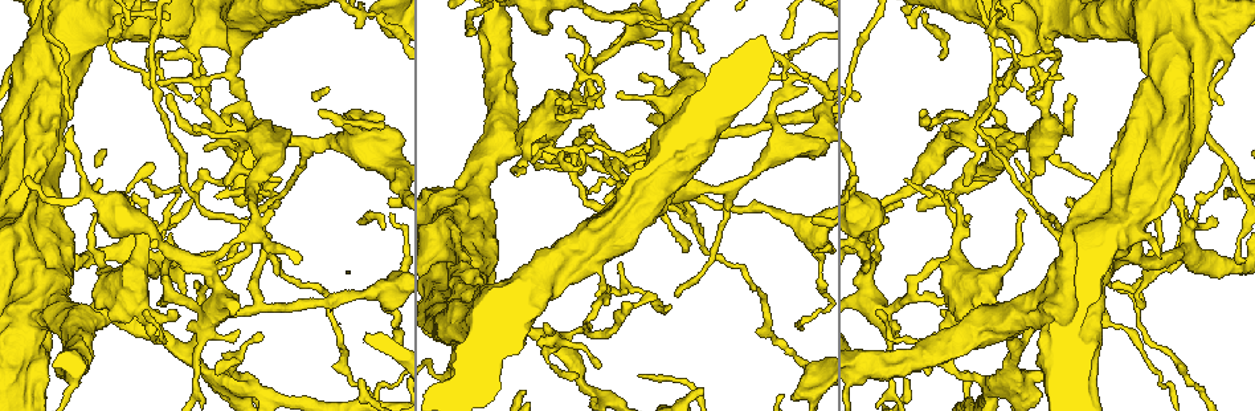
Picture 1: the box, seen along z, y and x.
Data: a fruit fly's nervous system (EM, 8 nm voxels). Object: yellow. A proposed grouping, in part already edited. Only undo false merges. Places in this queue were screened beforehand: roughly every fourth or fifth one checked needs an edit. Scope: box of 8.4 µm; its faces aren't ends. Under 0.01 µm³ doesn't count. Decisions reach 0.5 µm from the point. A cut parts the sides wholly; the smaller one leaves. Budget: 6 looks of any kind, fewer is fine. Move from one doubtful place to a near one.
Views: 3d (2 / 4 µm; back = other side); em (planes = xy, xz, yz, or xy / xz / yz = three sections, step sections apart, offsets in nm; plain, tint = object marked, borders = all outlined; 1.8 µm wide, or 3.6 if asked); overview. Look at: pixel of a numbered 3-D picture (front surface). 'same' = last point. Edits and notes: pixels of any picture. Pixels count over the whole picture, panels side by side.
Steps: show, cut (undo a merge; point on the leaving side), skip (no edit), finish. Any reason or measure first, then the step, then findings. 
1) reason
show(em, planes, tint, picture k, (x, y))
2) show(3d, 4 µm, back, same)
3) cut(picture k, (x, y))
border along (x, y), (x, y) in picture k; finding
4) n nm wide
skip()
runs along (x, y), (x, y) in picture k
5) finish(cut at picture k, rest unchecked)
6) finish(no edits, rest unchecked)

thick turns thin
show(3d, 4 µm, picture 1, (518, 144))

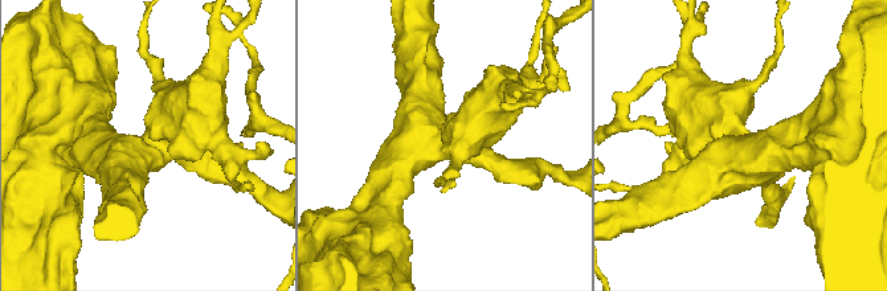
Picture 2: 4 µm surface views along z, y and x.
show(em, 3.6 µm, xz, step 16, borders, picture 2, (147, 146))

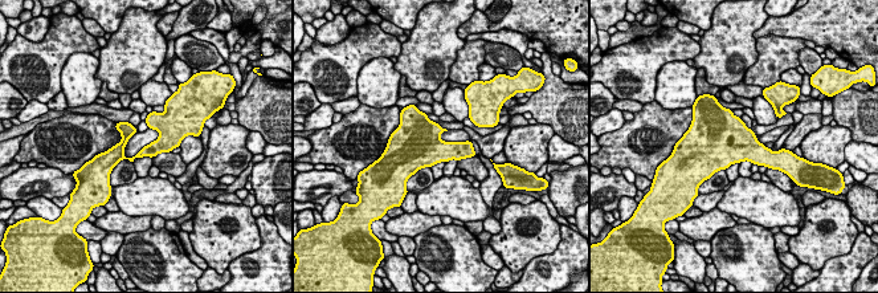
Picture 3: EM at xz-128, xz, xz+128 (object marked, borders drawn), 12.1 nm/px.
skip()
runs along (166, 116), (151, 150), (113, 162) in picture 3; continuous, no second neuron

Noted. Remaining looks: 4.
sudden change in width
show(em, xz, step 4, tint, picture 1, (1201, 133))

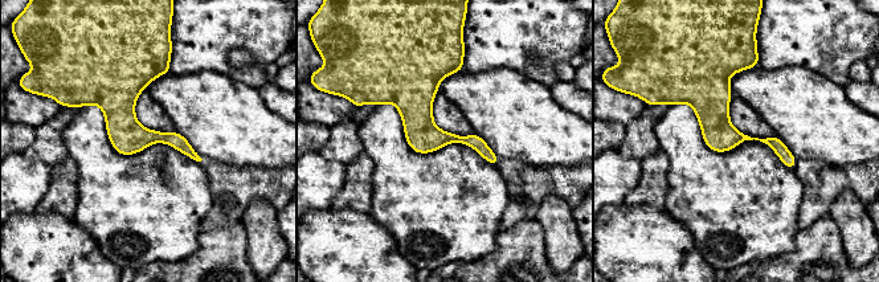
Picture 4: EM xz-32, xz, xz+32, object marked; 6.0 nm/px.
skip()
one neuron here

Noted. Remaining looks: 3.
abrupt turn
show(3d, 4 µm, picture 1, (127, 18))

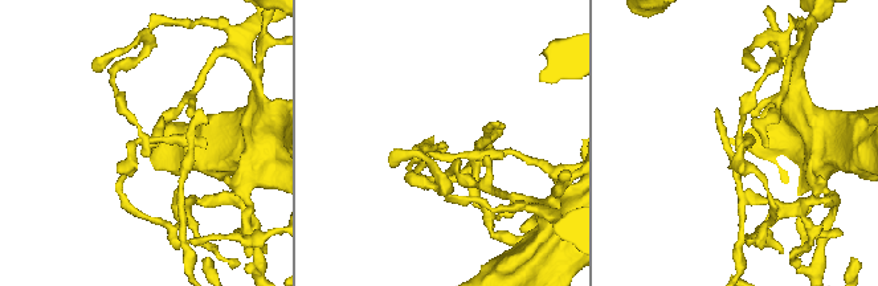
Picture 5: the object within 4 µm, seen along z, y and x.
need the tissue
show(em, yz, step 8, tint, picture 5, (144, 145))

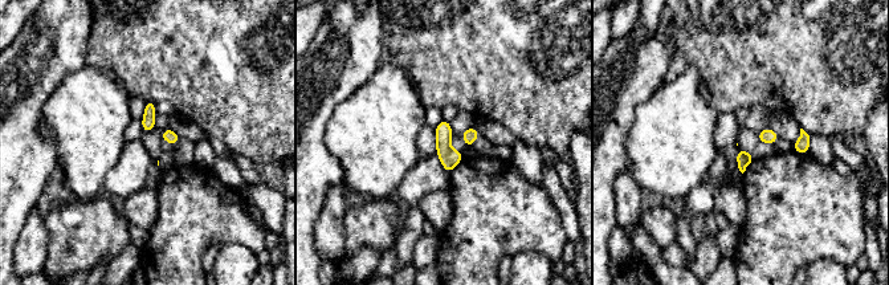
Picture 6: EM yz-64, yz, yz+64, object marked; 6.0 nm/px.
show(em, planes, tint, same)

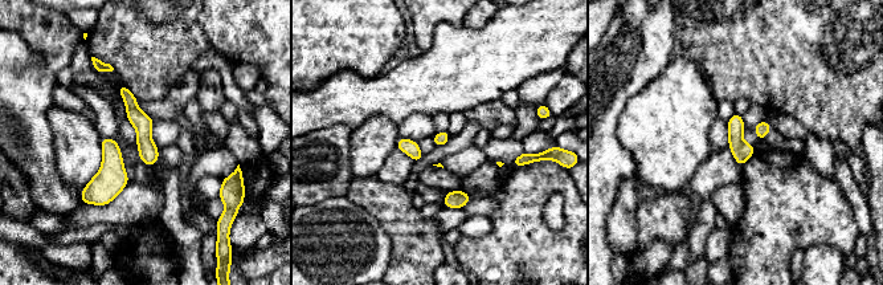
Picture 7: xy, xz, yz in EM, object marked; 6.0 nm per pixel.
skip()
runs along (122, 89), (143, 123), (151, 162) in picture 7; continuous, no second neuron

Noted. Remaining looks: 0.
finish(no edits, rest unchecked)

